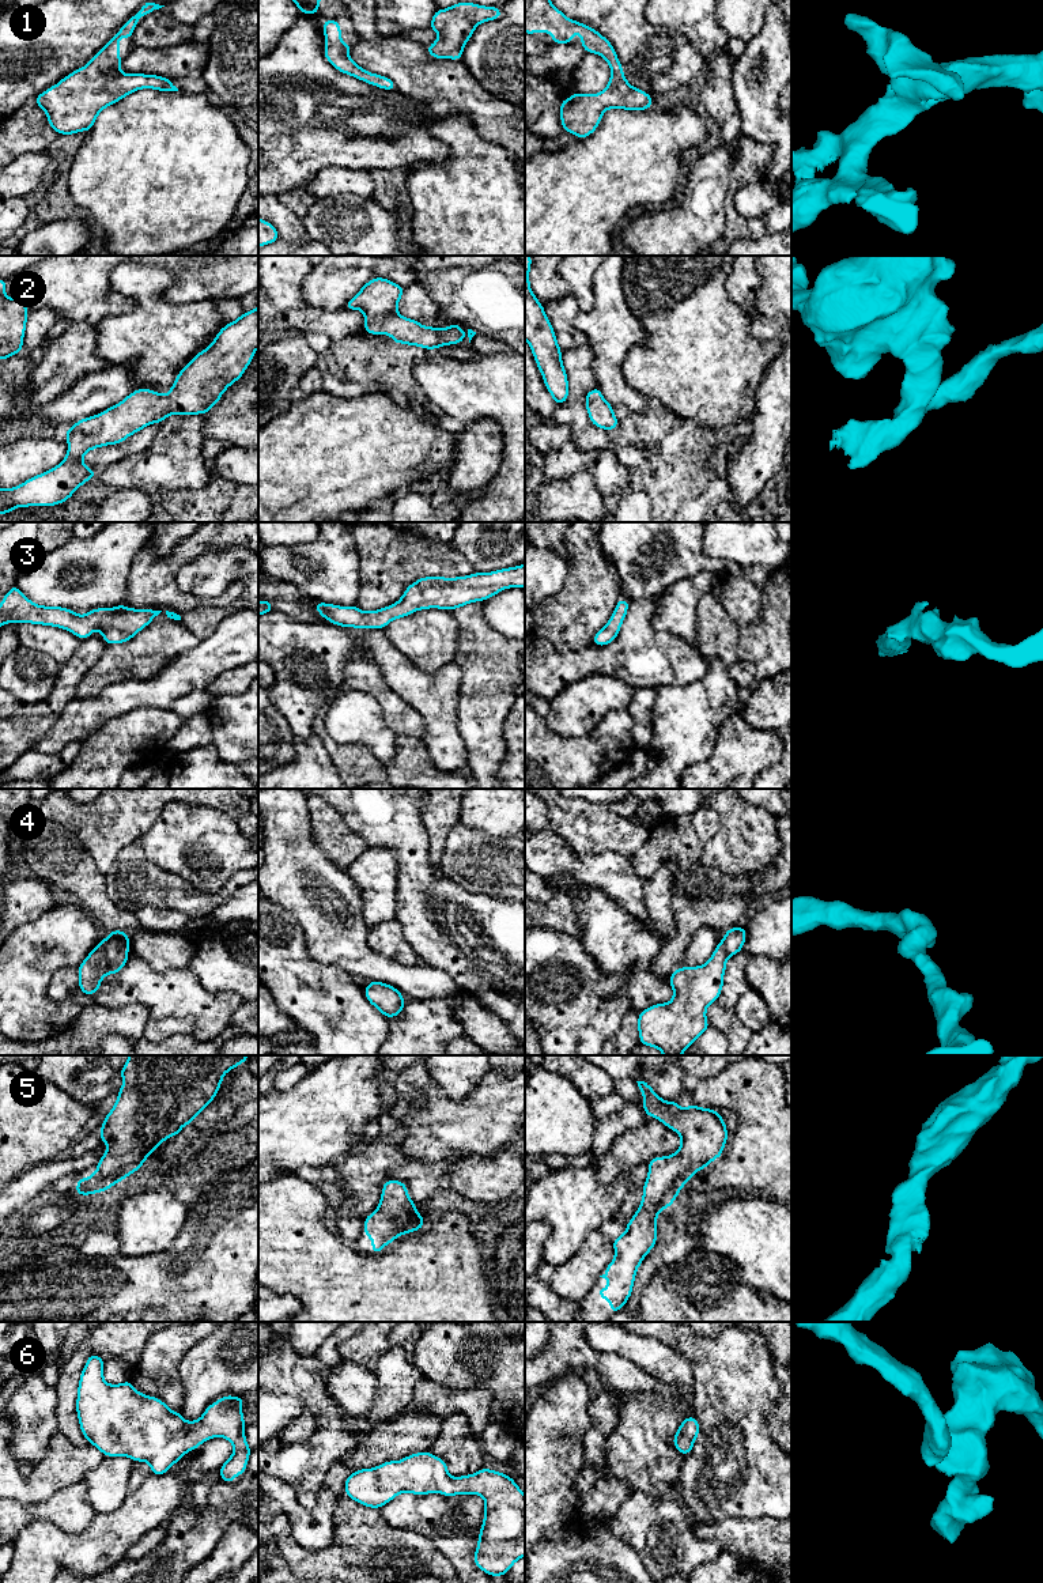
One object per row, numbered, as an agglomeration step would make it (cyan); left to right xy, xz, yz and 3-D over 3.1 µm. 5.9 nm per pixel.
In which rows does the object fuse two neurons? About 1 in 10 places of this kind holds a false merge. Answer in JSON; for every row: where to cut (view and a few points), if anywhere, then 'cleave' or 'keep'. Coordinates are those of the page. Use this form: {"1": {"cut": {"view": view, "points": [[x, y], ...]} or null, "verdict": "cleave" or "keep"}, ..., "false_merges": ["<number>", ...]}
{"1": {"cut": null, "verdict": "keep"}, "2": {"cut": null, "verdict": "keep"}, "3": {"cut": null, "verdict": "keep"}, "4": {"cut": null, "verdict": "keep"}, "5": {"cut": null, "verdict": "keep"}, "6": {"cut": null, "verdict": "keep"}, "false_merges": []}

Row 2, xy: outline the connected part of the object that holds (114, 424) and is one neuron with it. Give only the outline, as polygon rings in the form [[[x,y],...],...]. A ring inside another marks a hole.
[[[258,306],[224,325],[211,345],[200,351],[178,373],[167,394],[159,394],[154,389],[136,389],[103,412],[78,420],[65,431],[68,452],[58,465],[14,488],[0,488],[0,514],[12,513],[15,507],[57,506],[68,500],[80,486],[98,475],[83,464],[83,456],[92,449],[118,445],[152,423],[160,424],[169,415],[205,415],[219,403],[227,388],[243,375],[257,348]]]

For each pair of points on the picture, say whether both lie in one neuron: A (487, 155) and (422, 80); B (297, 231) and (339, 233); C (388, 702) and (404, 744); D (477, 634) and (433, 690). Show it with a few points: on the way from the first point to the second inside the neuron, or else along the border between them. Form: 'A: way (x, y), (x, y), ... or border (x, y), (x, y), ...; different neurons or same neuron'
A: border (437, 116), (463, 114), (479, 135); different neurons
B: border (301, 219), (309, 238); different neurons
C: border (396, 733), (420, 739); different neurons
D: border (453, 661), (460, 669), (460, 694); different neurons

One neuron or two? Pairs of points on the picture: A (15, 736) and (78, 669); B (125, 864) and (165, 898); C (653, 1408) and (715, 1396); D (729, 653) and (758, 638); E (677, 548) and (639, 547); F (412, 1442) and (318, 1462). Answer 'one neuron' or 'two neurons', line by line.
A: one neuron
B: one neuron
C: two neurons
D: two neurons
E: one neuron
F: two neurons

